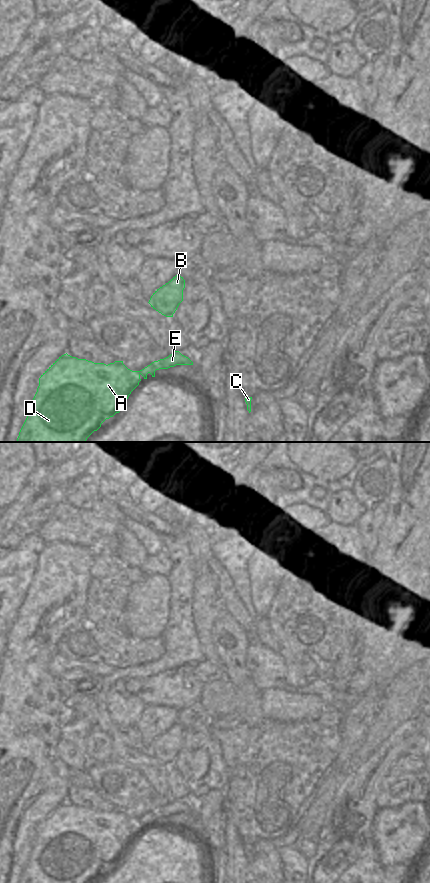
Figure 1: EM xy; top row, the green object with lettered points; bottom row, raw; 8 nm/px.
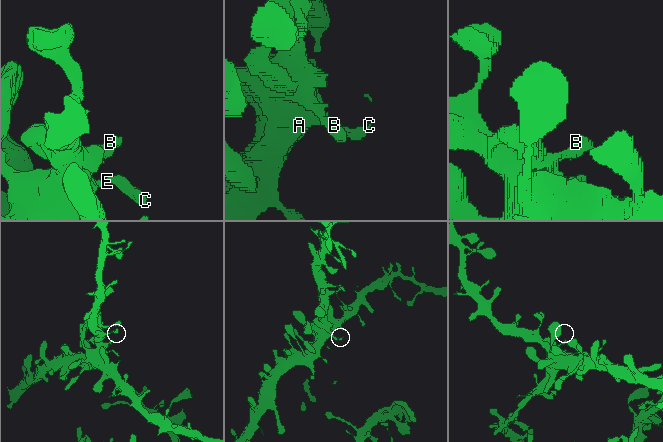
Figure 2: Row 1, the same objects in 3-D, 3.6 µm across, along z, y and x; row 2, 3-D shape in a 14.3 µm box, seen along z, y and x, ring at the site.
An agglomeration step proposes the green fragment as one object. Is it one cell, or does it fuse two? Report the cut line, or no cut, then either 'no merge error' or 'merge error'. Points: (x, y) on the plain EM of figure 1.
cut none; no merge error

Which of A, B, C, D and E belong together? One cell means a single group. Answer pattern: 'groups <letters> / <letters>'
groups A B C D E

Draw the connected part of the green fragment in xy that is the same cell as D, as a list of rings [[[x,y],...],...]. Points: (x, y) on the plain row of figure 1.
[[[175,799],[140,819],[132,819],[123,809],[106,813],[78,807],[66,801],[39,826],[37,840],[19,883],[91,883],[106,867],[122,858],[131,840],[139,833],[141,823],[144,827],[147,827],[148,821],[155,825],[156,818],[176,813],[193,813],[193,810]]]

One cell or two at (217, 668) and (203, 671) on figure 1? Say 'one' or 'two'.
one

